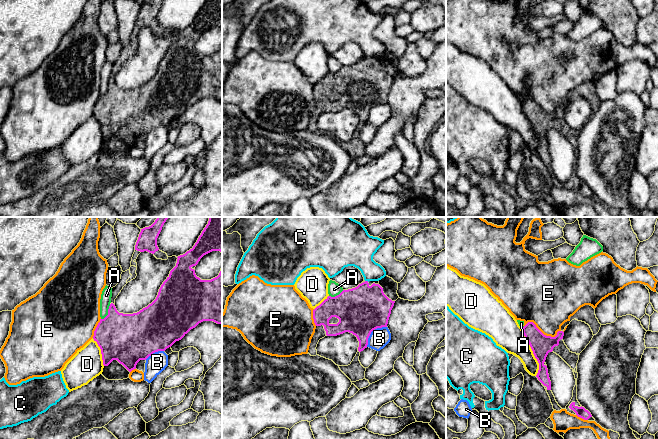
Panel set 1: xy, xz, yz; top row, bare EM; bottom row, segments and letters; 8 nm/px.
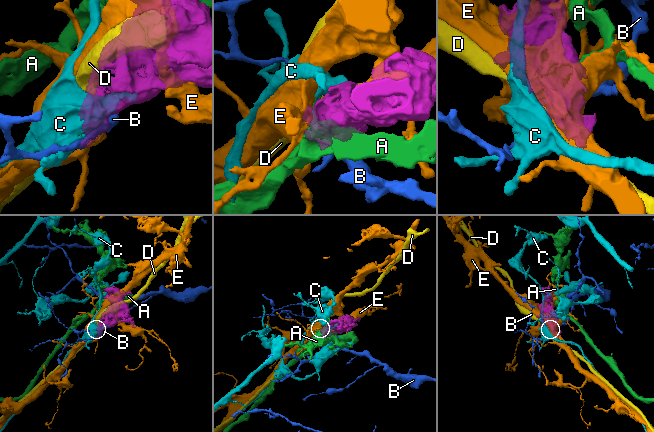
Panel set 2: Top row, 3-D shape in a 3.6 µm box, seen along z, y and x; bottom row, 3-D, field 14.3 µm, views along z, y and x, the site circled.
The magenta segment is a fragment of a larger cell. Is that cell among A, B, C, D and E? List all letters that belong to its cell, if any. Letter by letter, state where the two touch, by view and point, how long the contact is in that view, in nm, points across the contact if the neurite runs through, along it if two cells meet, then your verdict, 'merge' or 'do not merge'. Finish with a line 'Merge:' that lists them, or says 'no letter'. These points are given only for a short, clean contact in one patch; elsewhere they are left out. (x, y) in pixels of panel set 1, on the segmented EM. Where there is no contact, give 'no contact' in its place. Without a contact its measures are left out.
A: xy (108, 312) | 150 nm | do not merge
B: xz (371, 331) | 240 nm | do not merge
C: xz (367, 281) | 30 nm | do not merge
D: yz (533, 352) | 400 nm | along yz (521, 328), (538, 363), (536, 375) | do not merge
E: yz (542, 333) | 300 nm | do not merge
Merge: no letter

